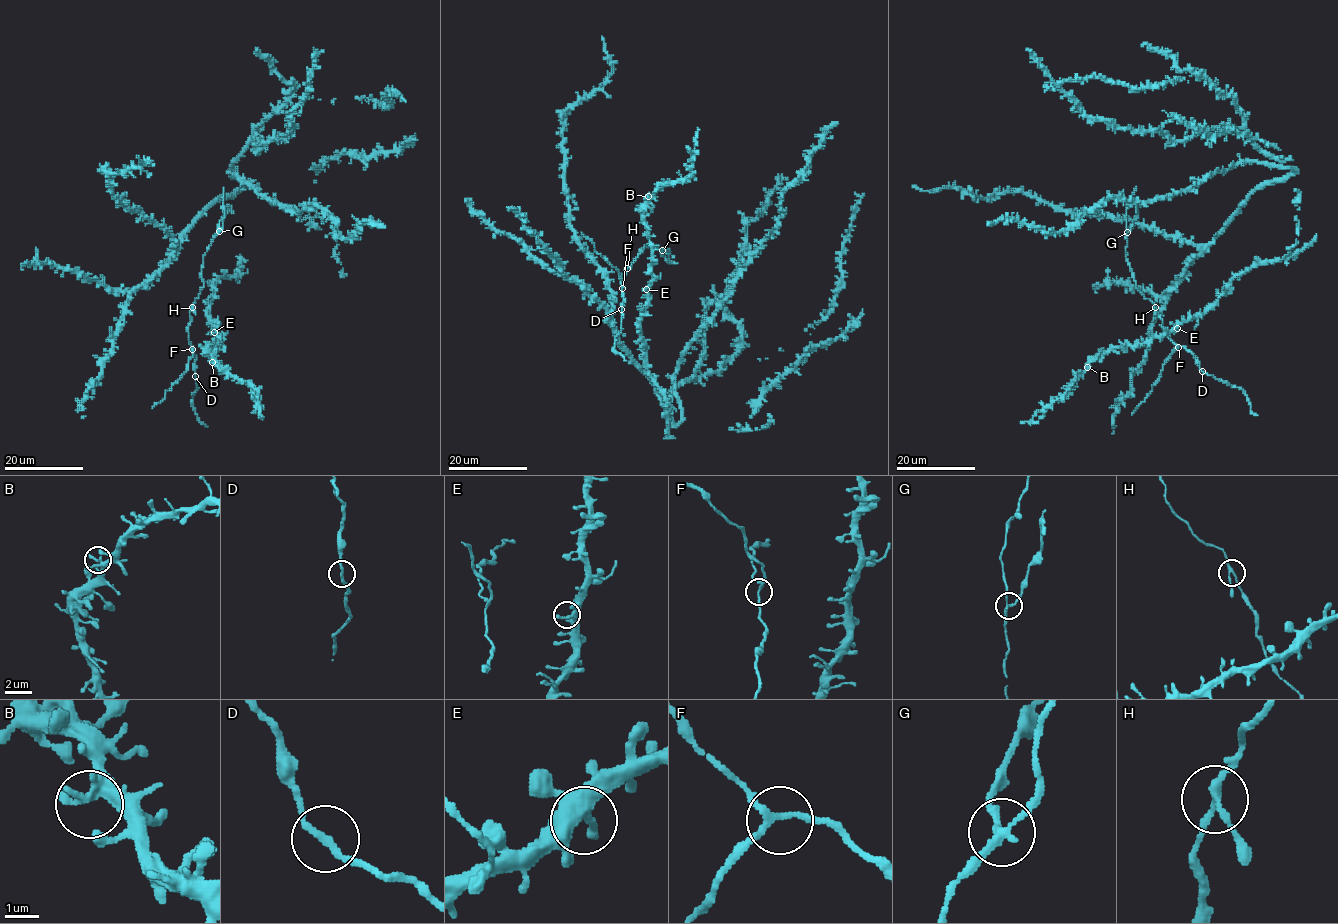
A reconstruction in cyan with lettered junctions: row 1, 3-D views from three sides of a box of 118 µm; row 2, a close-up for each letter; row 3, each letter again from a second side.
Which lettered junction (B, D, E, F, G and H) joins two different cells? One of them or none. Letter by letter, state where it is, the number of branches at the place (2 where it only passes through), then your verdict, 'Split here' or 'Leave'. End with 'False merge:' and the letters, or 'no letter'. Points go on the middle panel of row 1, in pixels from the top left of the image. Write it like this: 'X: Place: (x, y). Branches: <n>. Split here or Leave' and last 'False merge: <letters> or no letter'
B: Place: (648, 196). Branches: 3. Leave
D: Place: (621, 309). Branches: 2. Leave
E: Place: (646, 289). Branches: 3. Leave
F: Place: (622, 288). Branches: 3. Leave
G: Place: (662, 250). Branches: 3. Split here
H: Place: (627, 268). Branches: 3. Leave
False merge: G

